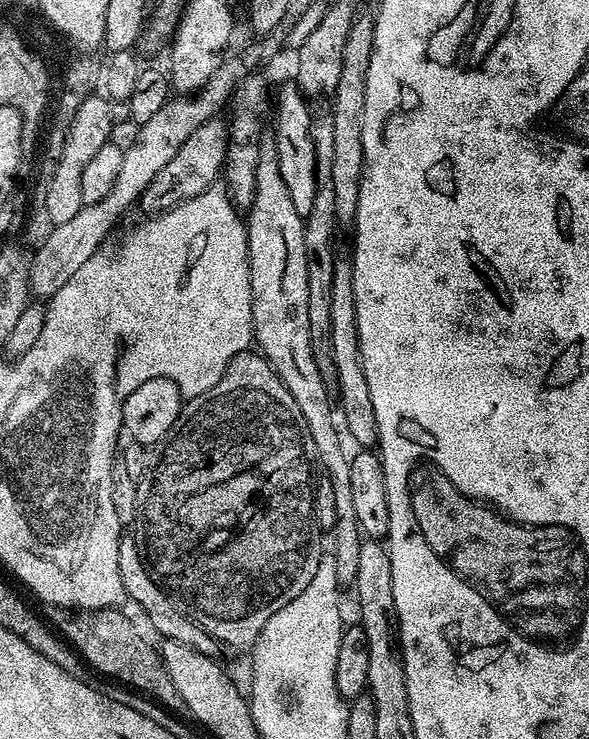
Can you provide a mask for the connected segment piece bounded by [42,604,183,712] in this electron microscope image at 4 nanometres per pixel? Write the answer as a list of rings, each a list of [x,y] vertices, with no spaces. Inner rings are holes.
[[[44,604],[42,610],[43,617],[97,673],[151,696],[158,704],[171,711],[178,712],[183,709],[181,695],[165,668],[159,649],[140,634],[135,624],[120,612],[121,609],[75,610],[57,604]]]

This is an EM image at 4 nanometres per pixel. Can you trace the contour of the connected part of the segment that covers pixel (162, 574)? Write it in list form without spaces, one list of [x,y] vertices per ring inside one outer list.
[[[241,354],[236,356],[226,366],[226,374],[218,378],[218,386],[214,386],[206,394],[193,396],[183,405],[178,418],[174,420],[172,429],[162,441],[159,449],[160,461],[151,465],[146,479],[139,485],[138,494],[138,543],[140,554],[144,557],[144,565],[148,568],[149,574],[154,578],[154,582],[164,591],[168,599],[184,612],[191,620],[195,620],[206,634],[210,634],[221,645],[228,648],[251,649],[253,643],[258,638],[262,626],[266,626],[266,618],[270,614],[275,614],[277,610],[282,610],[286,602],[298,598],[302,590],[306,590],[306,585],[310,583],[310,578],[314,578],[314,570],[318,570],[322,553],[308,541],[308,535],[313,528],[312,497],[314,491],[314,475],[312,468],[308,465],[310,452],[304,449],[306,445],[306,432],[304,429],[304,419],[298,410],[298,402],[290,398],[290,390],[276,376],[276,372],[268,365],[268,361],[263,355]]]

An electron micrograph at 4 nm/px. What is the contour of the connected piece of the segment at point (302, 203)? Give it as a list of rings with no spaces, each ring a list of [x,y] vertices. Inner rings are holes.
[[[288,82],[280,88],[280,93],[275,93],[274,108],[276,104],[276,125],[270,128],[270,139],[276,143],[278,154],[278,170],[282,170],[282,182],[286,182],[286,191],[294,202],[294,210],[307,214],[310,206],[314,206],[314,190],[316,189],[316,159],[314,158],[314,138],[310,138],[310,126],[313,113],[308,112],[308,103],[303,92],[294,82]]]

